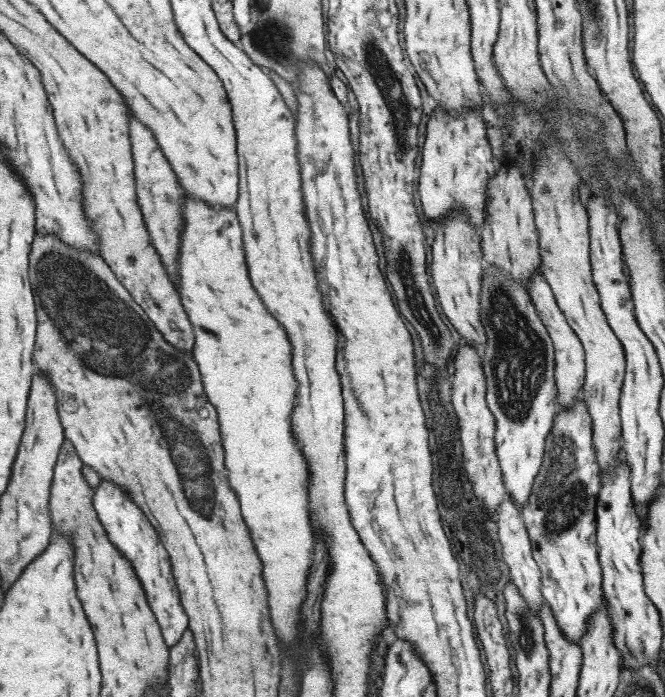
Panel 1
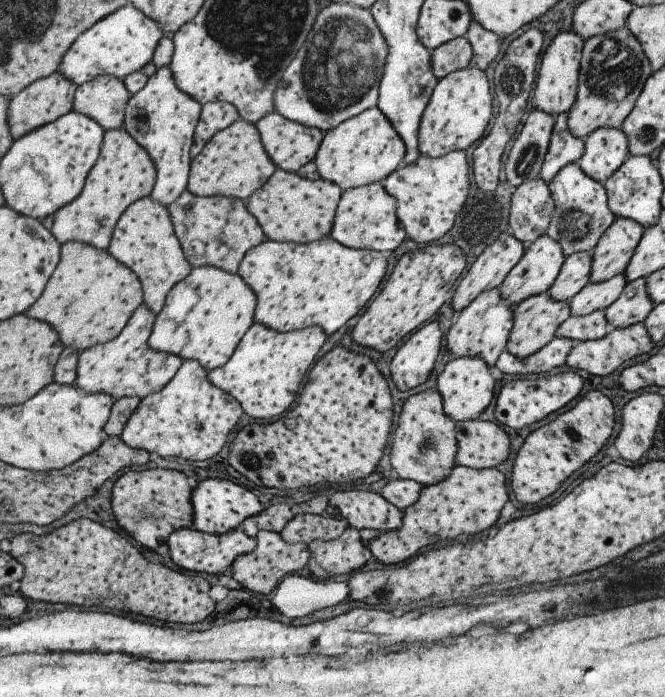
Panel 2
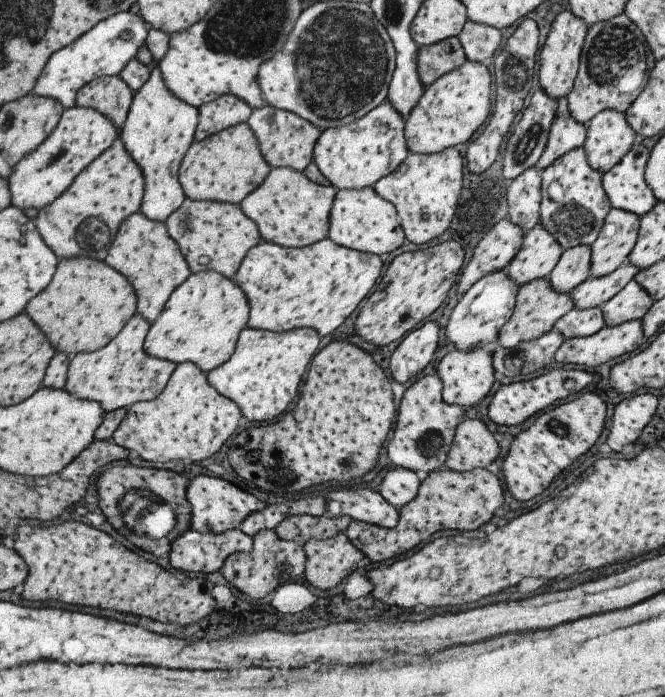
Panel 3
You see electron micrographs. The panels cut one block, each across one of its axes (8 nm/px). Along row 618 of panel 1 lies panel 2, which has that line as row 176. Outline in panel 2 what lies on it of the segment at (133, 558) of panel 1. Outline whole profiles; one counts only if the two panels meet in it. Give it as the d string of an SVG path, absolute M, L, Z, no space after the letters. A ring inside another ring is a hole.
M167 66L157 68L145 86L127 100L121 128L145 150L155 168L155 183L149 198L157 204L167 207L186 190L191 160L189 150L199 114L200 105L177 89Z

